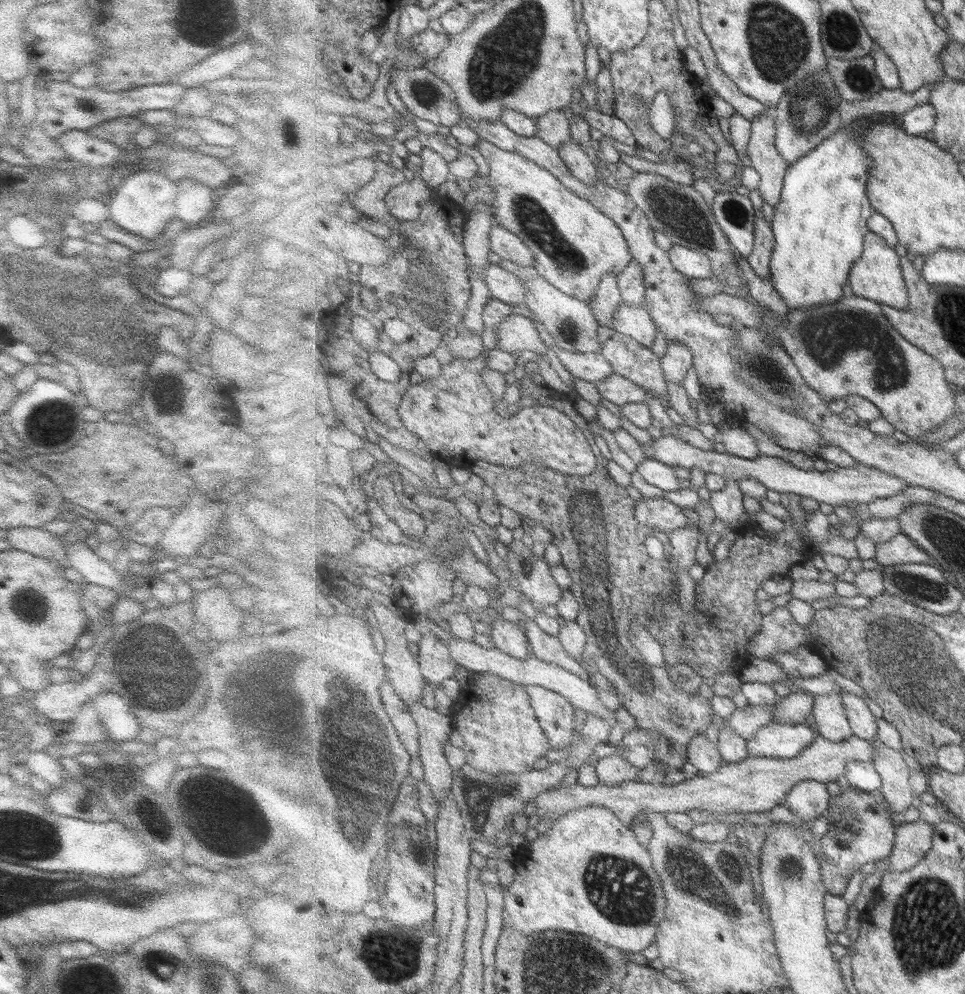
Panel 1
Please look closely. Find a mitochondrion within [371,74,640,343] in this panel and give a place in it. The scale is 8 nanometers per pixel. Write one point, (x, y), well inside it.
(535, 222)

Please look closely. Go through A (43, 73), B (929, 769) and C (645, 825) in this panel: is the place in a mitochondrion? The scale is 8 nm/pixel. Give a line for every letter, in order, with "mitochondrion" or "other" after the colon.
A: other
B: other
C: other

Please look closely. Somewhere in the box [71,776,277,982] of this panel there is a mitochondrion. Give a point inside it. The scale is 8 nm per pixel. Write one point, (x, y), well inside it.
(246, 826)

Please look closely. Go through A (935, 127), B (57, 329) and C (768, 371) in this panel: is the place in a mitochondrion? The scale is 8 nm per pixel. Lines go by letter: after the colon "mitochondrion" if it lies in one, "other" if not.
A: other
B: other
C: mitochondrion

